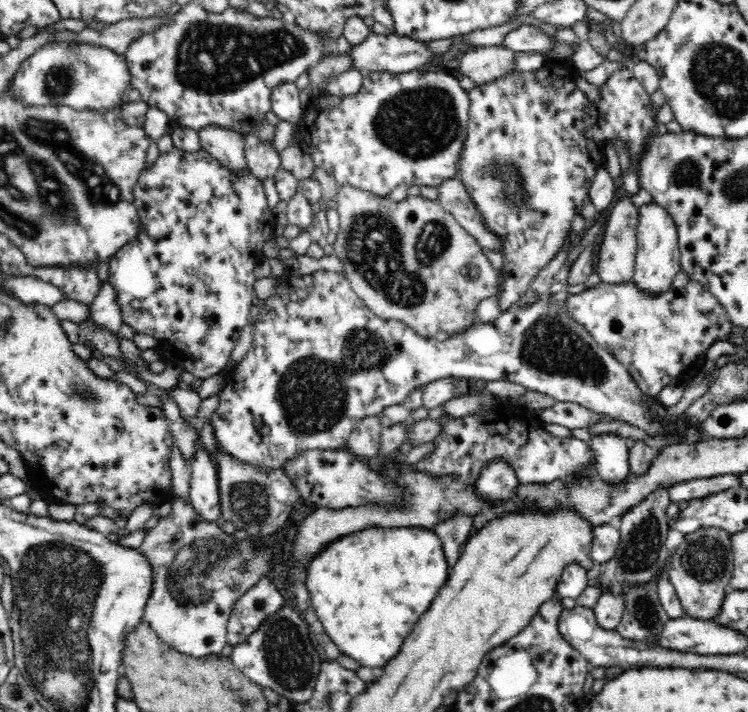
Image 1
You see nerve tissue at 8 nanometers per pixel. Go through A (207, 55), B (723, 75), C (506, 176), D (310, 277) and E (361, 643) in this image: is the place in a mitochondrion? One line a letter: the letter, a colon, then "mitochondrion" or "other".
A: mitochondrion
B: mitochondrion
C: mitochondrion
D: other
E: other

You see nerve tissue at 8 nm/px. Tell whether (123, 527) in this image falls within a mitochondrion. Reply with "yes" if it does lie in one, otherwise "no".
no

